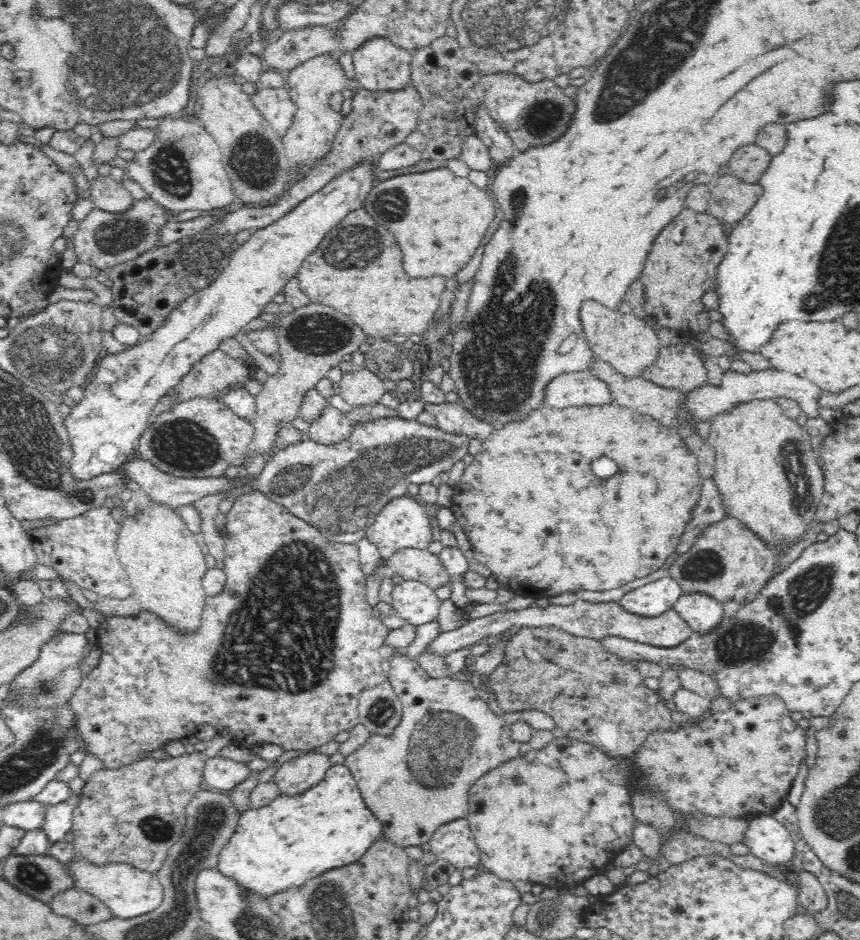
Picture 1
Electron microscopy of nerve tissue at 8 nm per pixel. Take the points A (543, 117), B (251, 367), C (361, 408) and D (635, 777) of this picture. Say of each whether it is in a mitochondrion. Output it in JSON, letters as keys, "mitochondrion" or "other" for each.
{"A":"mitochondrion","B":"other","C":"other","D":"other"}

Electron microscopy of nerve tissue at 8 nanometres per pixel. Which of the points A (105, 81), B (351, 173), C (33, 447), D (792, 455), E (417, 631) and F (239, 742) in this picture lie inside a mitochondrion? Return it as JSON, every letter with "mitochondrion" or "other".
{"A":"mitochondrion","B":"other","C":"mitochondrion","D":"mitochondrion","E":"other","F":"other"}

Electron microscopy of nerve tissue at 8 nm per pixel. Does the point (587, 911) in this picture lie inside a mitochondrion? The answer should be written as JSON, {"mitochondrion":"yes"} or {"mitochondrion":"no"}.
{"mitochondrion":"no"}

